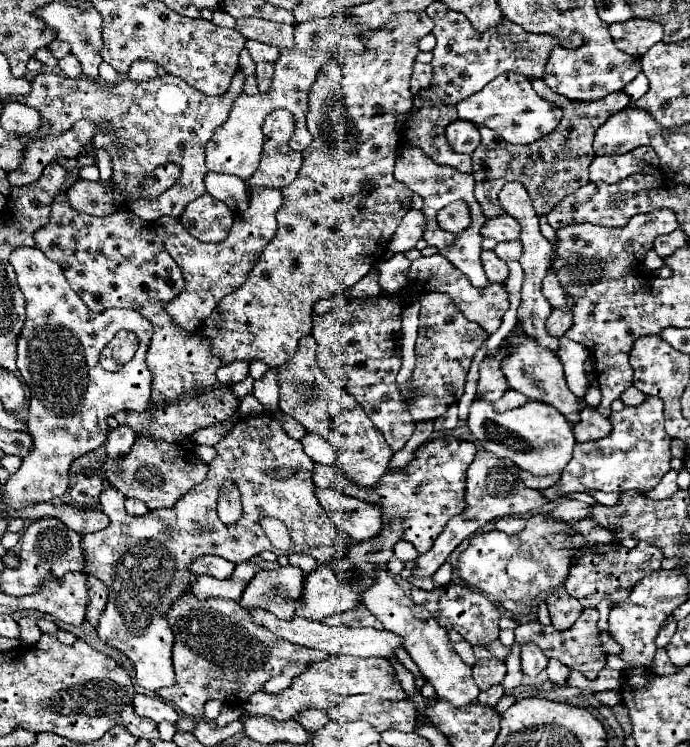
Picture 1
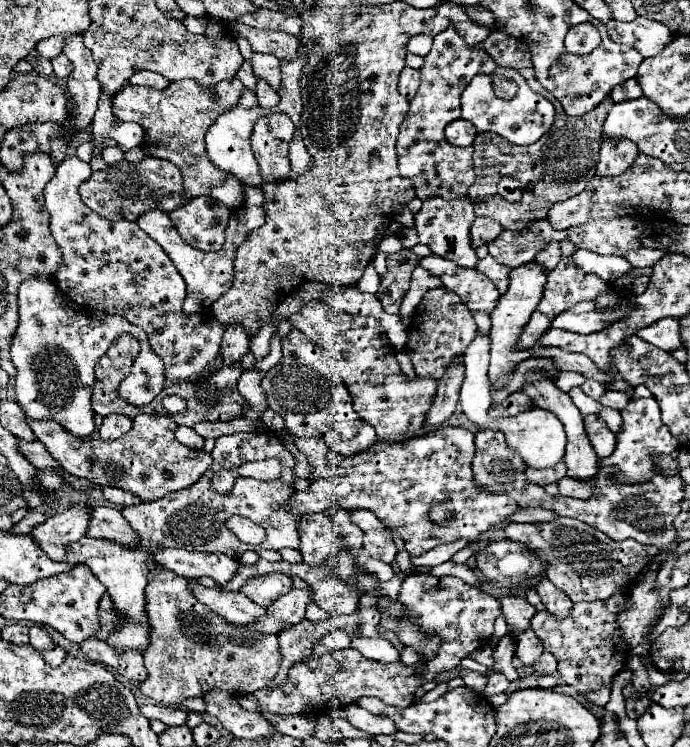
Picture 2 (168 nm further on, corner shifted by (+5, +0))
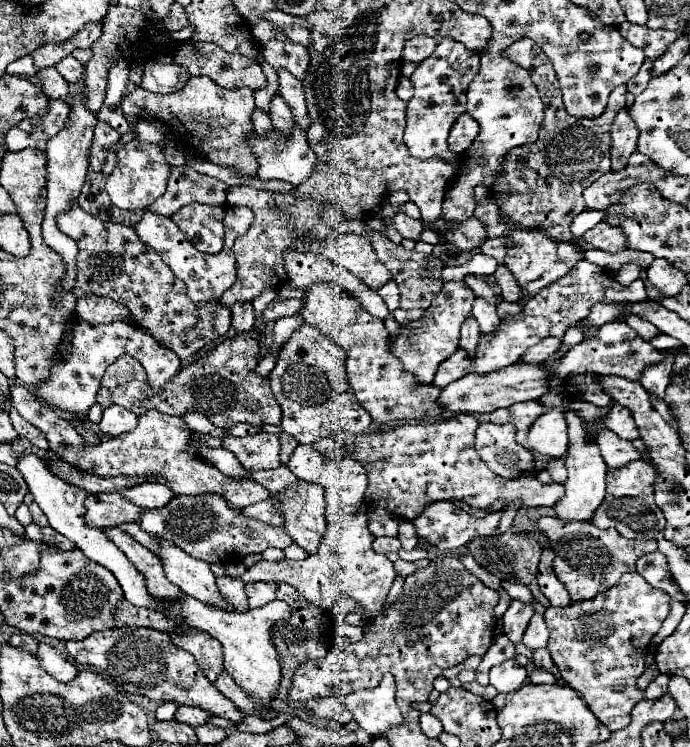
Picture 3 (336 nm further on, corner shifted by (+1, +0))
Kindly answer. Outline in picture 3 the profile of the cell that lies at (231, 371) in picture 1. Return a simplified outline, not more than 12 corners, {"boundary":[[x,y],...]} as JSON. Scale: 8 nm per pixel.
{"boundary":[[234,304],[232,328],[246,334],[254,328],[252,304]]}

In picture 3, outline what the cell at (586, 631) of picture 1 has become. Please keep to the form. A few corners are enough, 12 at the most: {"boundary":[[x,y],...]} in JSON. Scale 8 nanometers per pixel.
{"boundary":[[640,574],[546,608],[562,678],[610,730],[644,700],[668,594]]}

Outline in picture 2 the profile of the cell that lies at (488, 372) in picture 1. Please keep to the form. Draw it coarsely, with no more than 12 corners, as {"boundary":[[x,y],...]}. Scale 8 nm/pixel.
{"boundary":[[534,260],[510,272],[510,286],[490,312],[488,376],[506,384],[526,320],[538,306],[546,268]]}

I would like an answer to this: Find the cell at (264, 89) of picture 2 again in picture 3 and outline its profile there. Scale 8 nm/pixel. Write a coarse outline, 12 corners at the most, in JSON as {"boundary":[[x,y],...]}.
{"boundary":[[280,94],[272,96],[268,116],[276,130],[292,128],[292,112]]}

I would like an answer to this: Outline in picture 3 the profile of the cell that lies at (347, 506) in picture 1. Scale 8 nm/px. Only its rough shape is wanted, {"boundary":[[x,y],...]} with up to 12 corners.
{"boundary":[[376,538],[372,548],[380,554],[398,552],[398,538]]}

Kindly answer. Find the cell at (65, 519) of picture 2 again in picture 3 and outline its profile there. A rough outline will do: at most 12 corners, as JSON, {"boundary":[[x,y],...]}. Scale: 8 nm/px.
{"boundary":[[118,492],[86,498],[94,528],[136,522],[142,508]]}

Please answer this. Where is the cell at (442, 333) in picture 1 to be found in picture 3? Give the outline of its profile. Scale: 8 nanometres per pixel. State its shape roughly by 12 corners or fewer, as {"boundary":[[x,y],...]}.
{"boundary":[[444,282],[390,346],[424,384],[458,350],[474,292]]}

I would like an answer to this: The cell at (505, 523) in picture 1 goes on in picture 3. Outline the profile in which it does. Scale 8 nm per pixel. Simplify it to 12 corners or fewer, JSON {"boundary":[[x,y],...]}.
{"boundary":[[542,516],[552,568],[572,602],[636,572],[656,540]]}

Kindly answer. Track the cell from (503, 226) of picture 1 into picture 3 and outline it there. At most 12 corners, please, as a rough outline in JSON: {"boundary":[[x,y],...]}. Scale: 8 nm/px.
{"boundary":[[442,218],[432,222],[458,250],[472,252],[488,238],[484,224],[470,220],[448,228]]}

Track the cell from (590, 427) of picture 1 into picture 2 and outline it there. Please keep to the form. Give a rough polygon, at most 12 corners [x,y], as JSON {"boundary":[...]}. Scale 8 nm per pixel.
{"boundary":[[596,414],[586,416],[586,432],[596,454],[608,458],[616,436]]}

